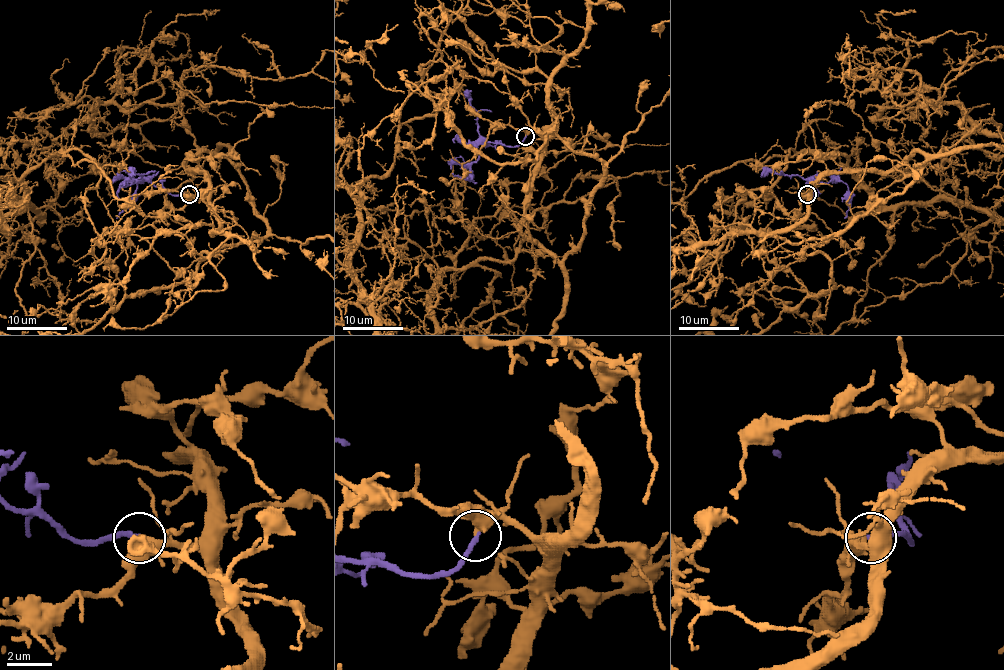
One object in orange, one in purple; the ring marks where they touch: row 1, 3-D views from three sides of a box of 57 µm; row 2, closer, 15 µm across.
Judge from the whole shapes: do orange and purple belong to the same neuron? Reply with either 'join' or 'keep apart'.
join

